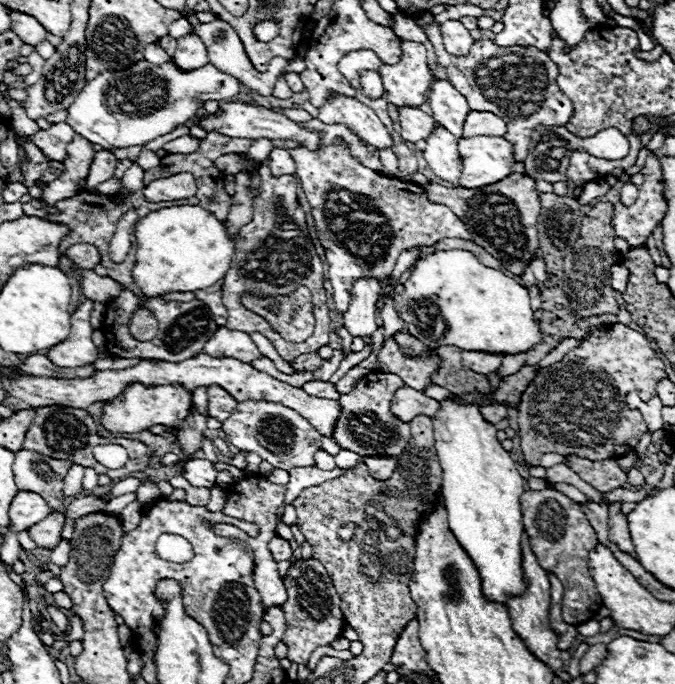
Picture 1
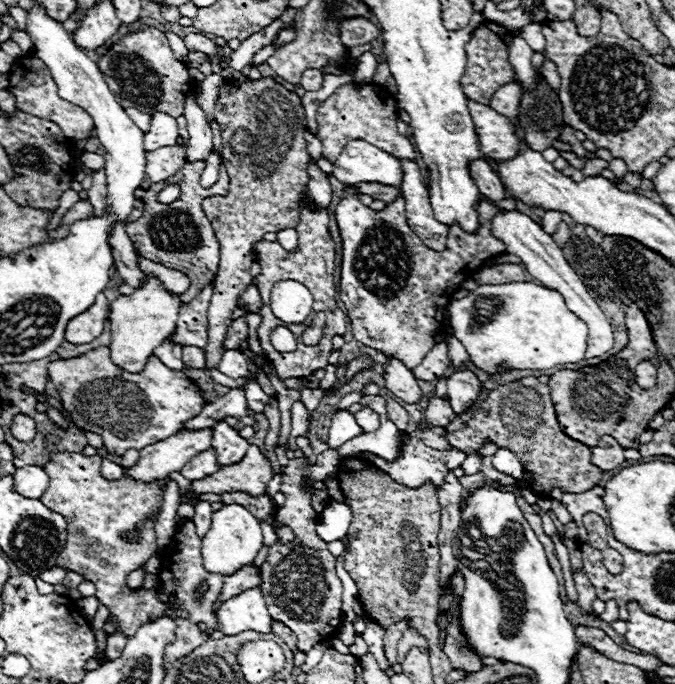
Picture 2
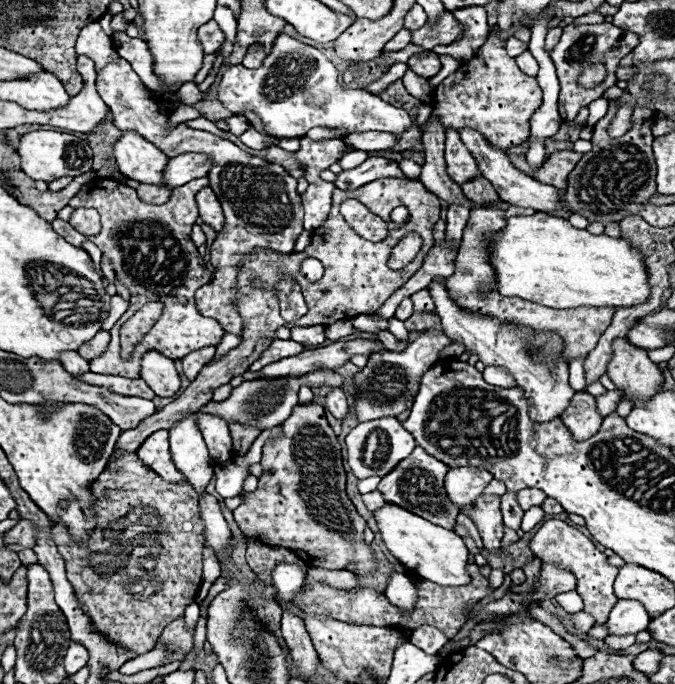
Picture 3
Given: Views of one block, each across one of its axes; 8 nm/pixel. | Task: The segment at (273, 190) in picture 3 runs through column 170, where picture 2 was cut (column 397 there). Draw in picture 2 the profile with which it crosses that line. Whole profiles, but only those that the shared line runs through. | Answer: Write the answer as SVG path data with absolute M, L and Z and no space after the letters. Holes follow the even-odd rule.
M344 84L326 102L318 108L318 138L322 142L322 156L330 162L336 162L342 154L344 146L350 140L364 140L372 146L384 148L396 158L416 158L414 144L402 136L396 128L398 104L392 94L388 94L382 86L376 84Z

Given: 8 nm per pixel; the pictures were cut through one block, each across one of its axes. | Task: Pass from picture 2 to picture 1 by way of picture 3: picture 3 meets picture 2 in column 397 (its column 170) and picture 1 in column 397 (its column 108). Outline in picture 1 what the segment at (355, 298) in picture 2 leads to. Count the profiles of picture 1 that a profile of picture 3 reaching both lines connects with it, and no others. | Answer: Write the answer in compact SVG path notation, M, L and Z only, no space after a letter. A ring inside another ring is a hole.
M322 146L322 152L310 152L306 148L294 148L290 156L296 162L296 176L306 192L306 198L312 206L312 216L316 220L316 232L326 250L328 262L328 280L334 288L336 312L344 314L350 306L350 290L358 278L388 278L396 266L398 256L410 248L426 248L436 244L442 238L464 238L472 240L464 222L442 204L430 204L424 196L422 186L412 182L402 182L398 178L382 176L362 164L358 164L350 152L342 146ZM390 336L382 350L378 352L378 362L376 370L378 372L390 372L398 374L406 386L424 392L428 384L432 384L430 376L440 368L440 356L438 354L428 354L422 358L410 358L402 354L400 346L396 344L394 336Z

